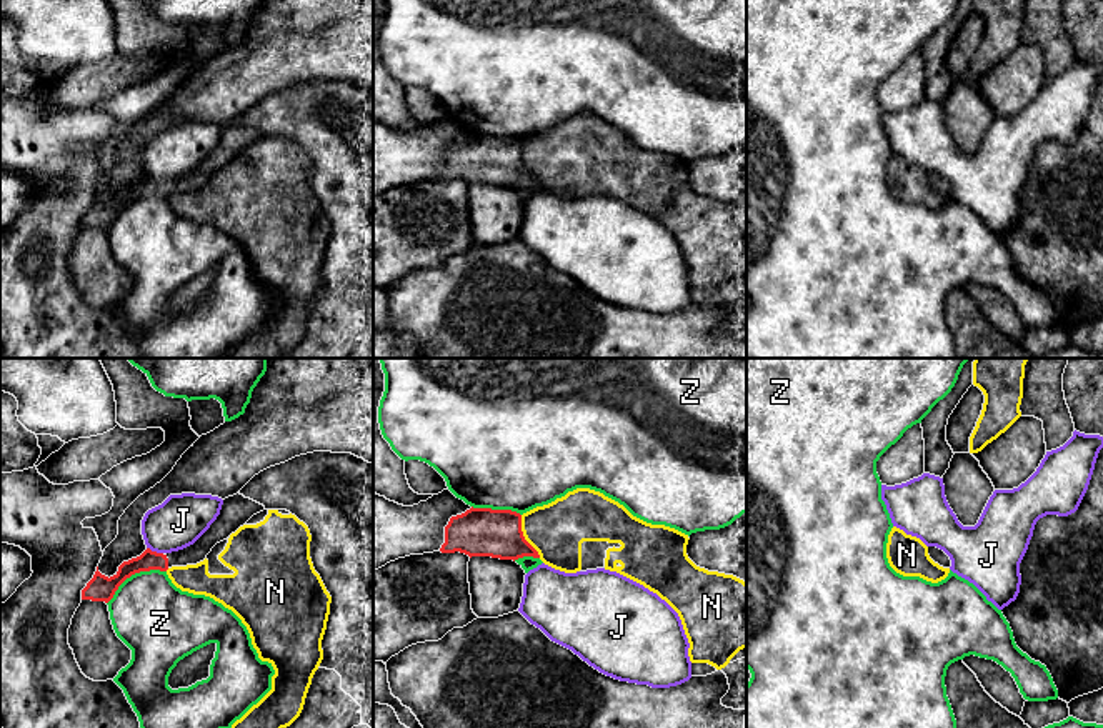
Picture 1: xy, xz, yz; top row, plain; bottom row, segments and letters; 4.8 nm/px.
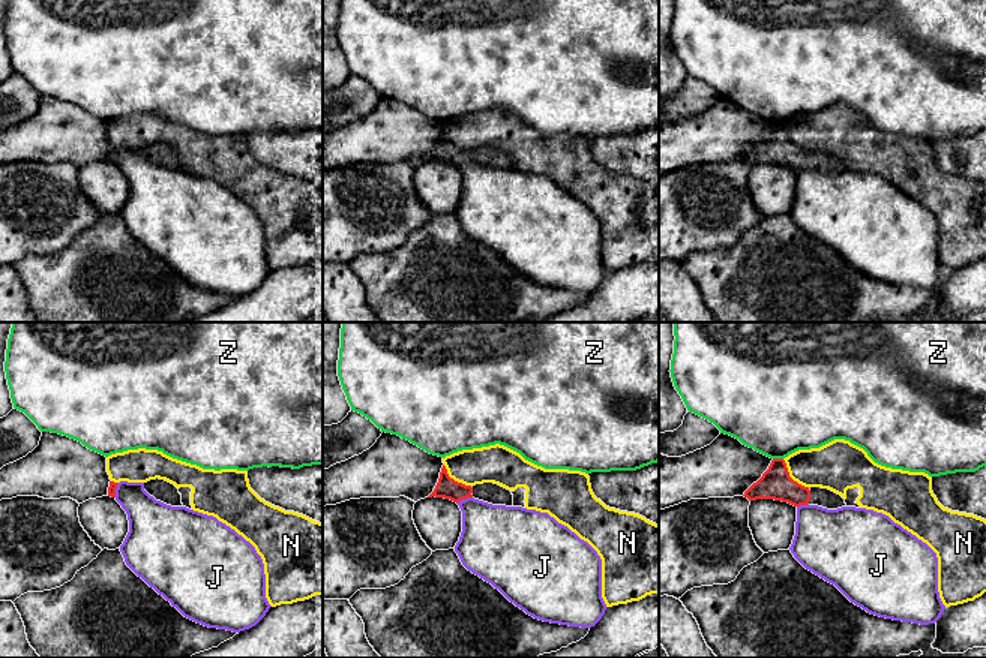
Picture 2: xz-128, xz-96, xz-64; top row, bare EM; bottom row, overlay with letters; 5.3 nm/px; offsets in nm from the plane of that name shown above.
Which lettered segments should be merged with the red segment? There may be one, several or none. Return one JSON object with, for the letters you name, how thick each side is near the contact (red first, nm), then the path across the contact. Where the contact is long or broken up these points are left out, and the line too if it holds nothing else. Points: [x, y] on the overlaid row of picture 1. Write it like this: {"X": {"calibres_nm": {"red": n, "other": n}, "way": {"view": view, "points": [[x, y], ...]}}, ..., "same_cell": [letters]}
{"same_cell": []}

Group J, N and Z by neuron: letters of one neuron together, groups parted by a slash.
J / N / Z

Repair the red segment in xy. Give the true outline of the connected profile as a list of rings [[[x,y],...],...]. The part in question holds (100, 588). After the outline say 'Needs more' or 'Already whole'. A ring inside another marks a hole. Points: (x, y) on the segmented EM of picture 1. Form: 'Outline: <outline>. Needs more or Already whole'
Outline: [[[237,493],[223,500],[220,515],[210,528],[190,546],[172,551],[157,553],[147,548],[140,556],[123,561],[113,576],[105,576],[98,571],[82,590],[82,600],[108,603],[118,586],[135,573],[160,570],[167,571],[172,566],[197,565],[207,558],[212,548],[227,540],[240,526],[243,526],[253,515],[263,511],[265,506]]]. Needs more

